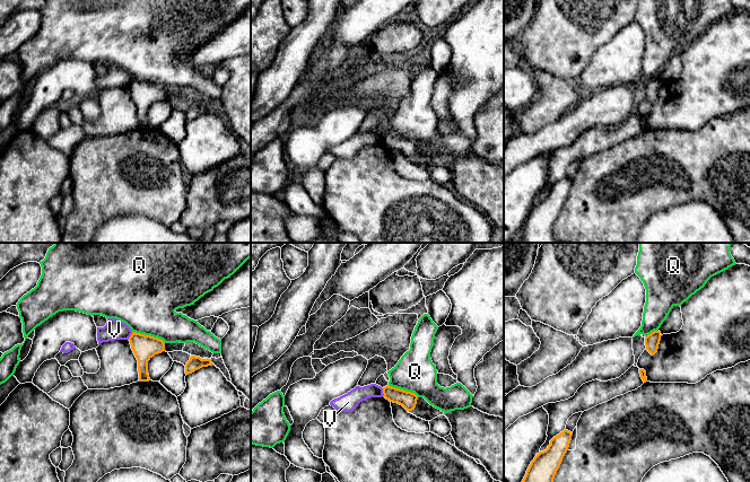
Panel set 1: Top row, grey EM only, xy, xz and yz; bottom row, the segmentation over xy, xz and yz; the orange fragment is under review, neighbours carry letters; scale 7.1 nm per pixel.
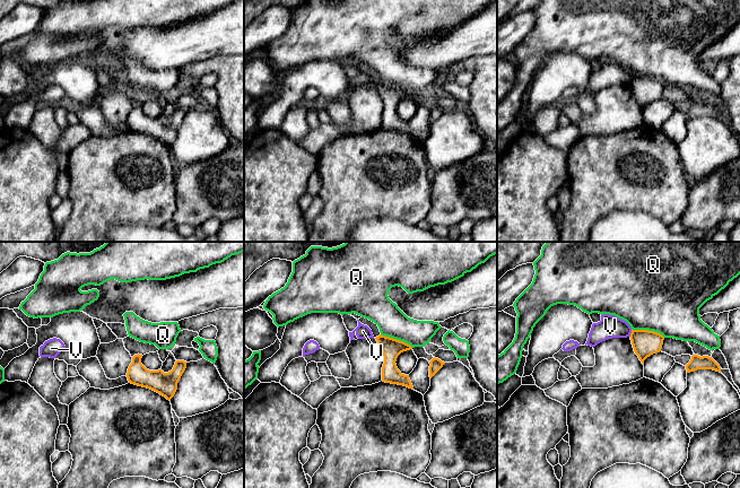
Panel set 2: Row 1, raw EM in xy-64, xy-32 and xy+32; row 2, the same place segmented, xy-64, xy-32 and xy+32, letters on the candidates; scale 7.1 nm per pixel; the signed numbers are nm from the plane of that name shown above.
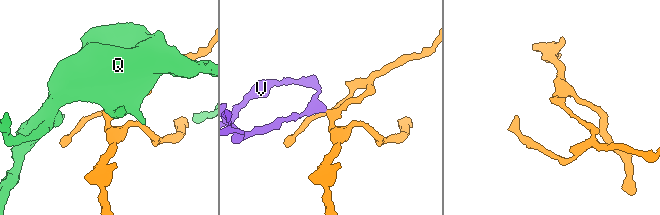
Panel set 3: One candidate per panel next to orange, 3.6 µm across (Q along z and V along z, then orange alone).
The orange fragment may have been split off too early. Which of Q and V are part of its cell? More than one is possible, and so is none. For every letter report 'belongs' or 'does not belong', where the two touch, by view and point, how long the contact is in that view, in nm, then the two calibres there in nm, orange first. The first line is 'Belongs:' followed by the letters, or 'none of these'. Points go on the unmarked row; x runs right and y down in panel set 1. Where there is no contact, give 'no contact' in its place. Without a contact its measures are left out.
Belongs: none of these
Q: does not belong | xy (149, 82) | 240 nm | 180/440 nm
V: does not belong | xy (131, 82) | 70 nm | 180/140 nm

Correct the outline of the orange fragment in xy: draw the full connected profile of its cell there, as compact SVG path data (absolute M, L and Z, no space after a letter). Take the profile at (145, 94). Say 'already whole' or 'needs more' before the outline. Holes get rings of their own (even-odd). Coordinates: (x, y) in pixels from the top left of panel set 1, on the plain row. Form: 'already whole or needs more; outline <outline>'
already whole; outline M132 79L129 85L131 96L138 107L139 129L149 129L148 108L165 98L165 90L158 85Z

